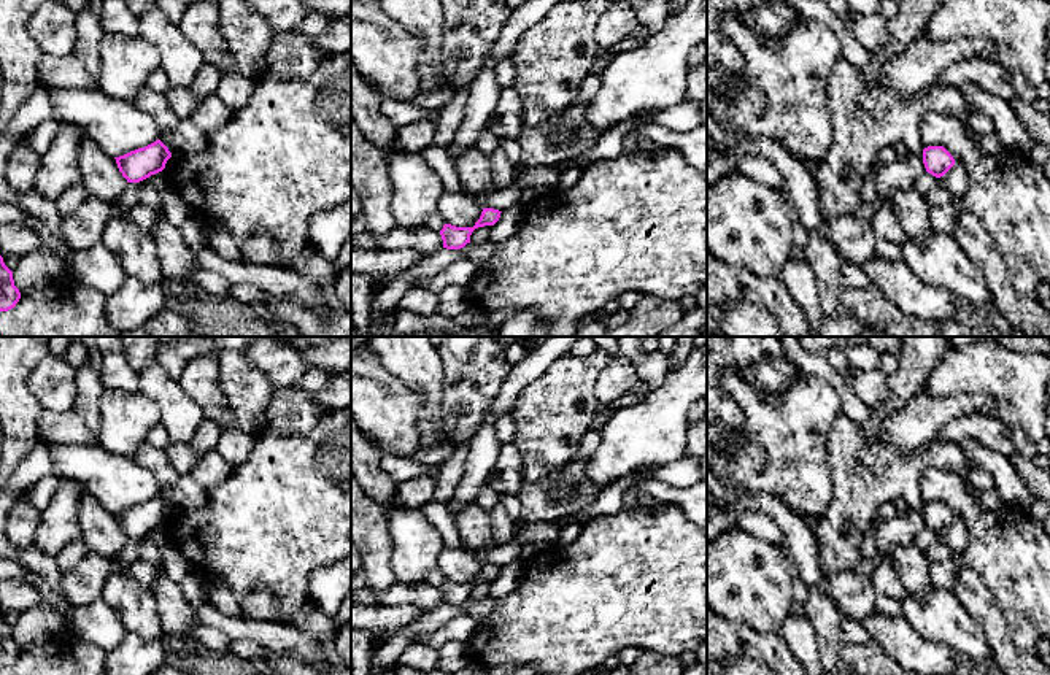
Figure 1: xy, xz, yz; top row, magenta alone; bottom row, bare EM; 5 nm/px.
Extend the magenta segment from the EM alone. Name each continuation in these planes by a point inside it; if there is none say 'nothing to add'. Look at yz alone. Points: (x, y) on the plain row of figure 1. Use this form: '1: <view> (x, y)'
nothing to add

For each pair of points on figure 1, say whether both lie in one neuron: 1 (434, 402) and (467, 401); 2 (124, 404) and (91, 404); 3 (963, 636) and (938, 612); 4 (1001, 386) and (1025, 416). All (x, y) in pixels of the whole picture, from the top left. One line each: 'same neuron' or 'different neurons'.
1: different neurons
2: different neurons
3: same neuron
4: same neuron

